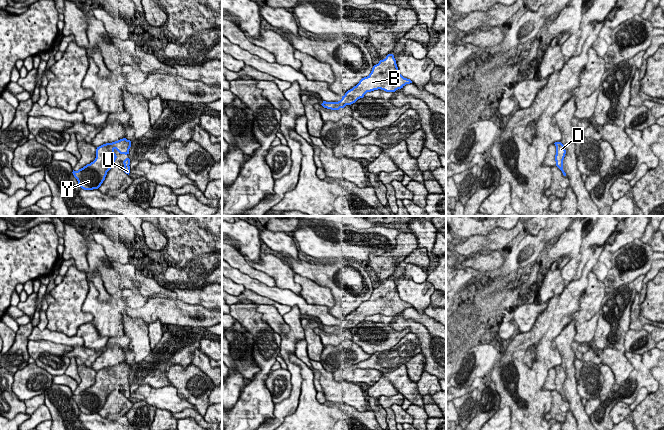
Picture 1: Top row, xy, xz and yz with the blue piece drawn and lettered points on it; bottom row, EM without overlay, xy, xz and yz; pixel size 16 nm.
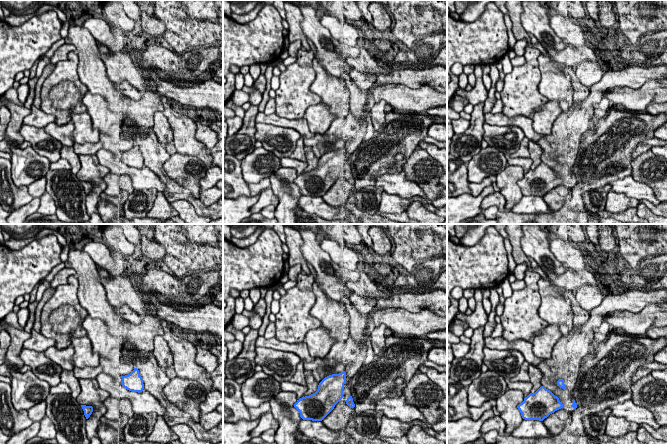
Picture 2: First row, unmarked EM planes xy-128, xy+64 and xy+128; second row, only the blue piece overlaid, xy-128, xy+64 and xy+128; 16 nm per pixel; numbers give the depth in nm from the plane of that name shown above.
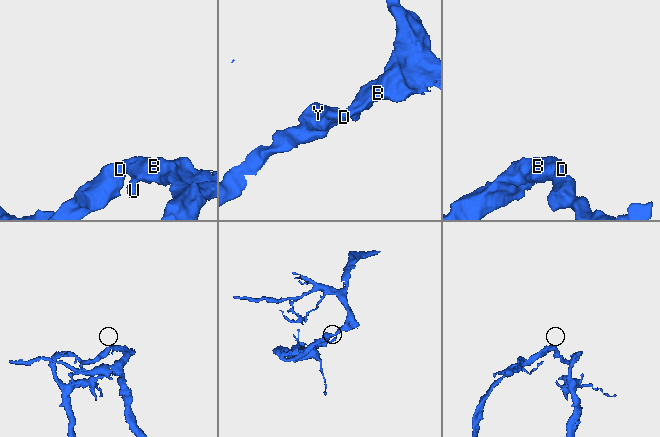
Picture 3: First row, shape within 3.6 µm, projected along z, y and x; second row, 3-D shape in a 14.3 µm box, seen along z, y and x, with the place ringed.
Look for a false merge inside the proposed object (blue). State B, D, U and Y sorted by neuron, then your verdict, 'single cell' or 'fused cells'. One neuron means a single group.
B D U Y; single cell

